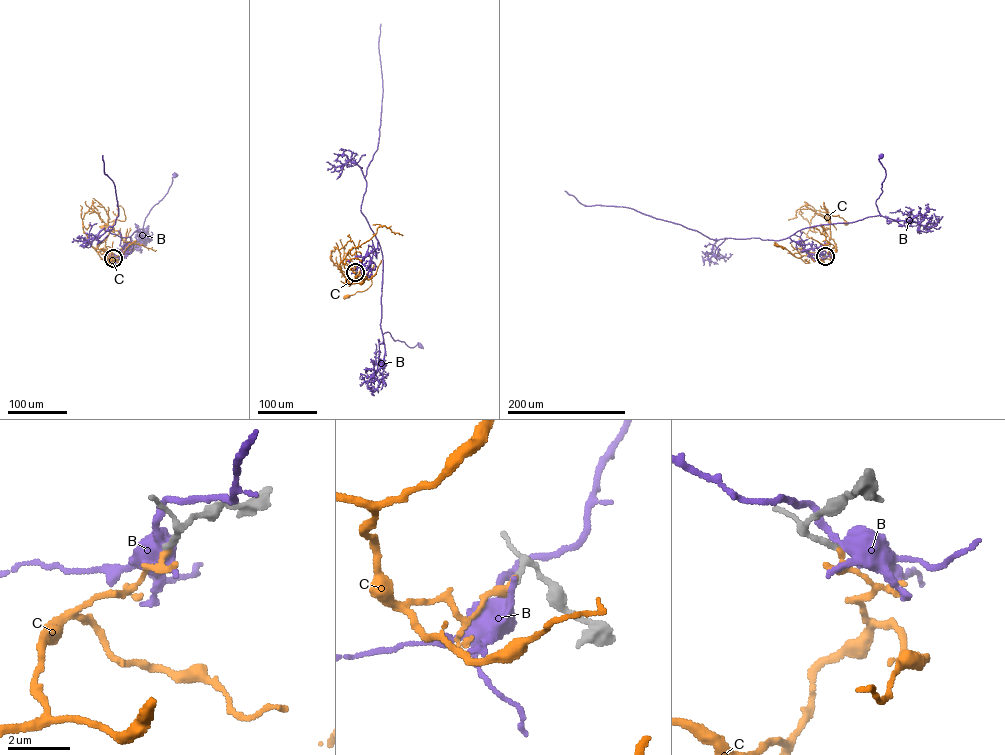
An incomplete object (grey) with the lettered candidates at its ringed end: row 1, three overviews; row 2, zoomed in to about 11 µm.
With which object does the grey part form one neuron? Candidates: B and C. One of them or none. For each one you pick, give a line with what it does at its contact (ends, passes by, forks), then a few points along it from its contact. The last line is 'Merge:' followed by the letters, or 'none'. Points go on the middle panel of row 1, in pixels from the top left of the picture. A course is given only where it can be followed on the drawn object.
Merge: none

